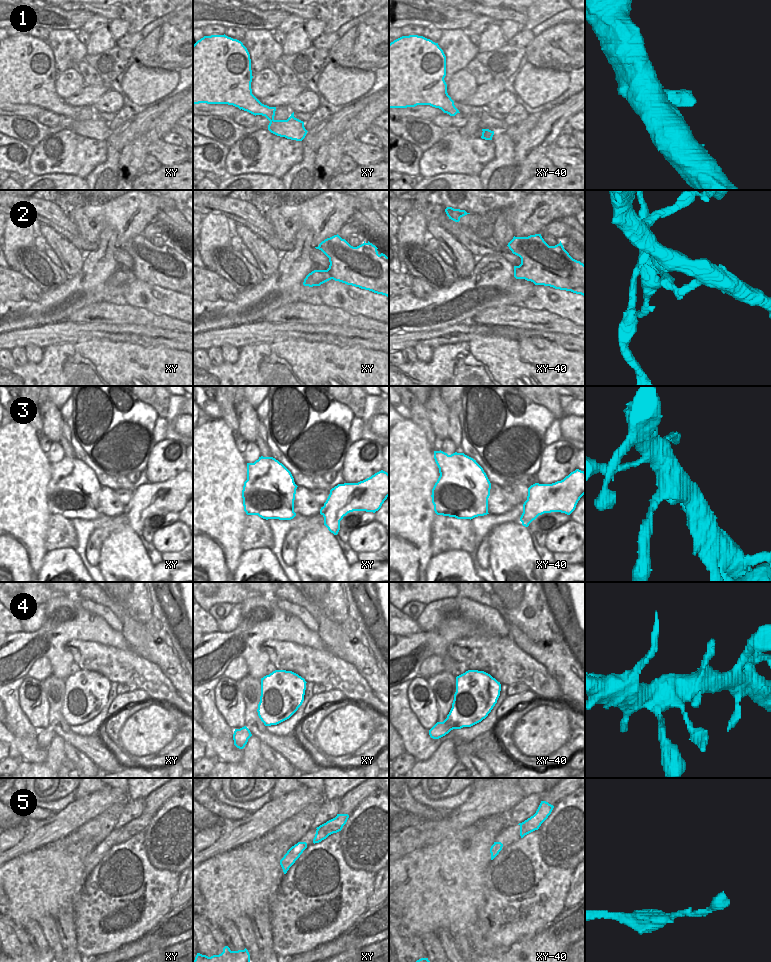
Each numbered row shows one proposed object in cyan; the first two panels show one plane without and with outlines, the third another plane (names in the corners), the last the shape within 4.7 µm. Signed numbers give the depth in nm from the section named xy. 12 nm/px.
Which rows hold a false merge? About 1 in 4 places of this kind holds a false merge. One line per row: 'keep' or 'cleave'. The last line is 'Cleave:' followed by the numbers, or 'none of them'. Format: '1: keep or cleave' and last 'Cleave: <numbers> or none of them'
1: keep
2: cleave
3: keep
4: keep
5: cleave
Cleave: 2, 5

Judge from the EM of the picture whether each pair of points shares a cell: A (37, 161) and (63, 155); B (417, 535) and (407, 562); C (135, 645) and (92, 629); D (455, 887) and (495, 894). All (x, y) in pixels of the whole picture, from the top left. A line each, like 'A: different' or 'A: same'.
A: same
B: same
C: different
D: different

